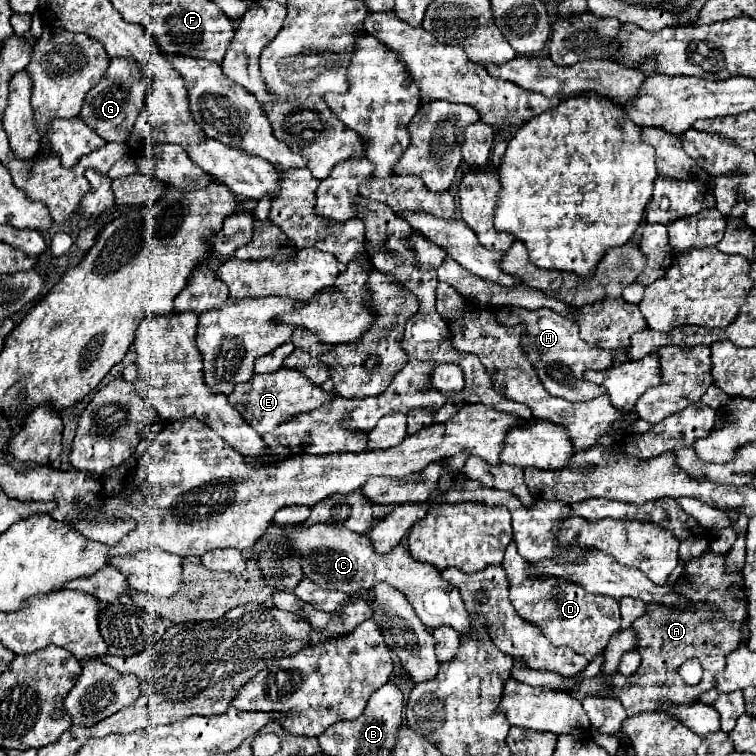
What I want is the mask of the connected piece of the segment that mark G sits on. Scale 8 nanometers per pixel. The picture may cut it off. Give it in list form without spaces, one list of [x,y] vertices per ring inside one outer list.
[[[114,57],[110,61],[110,67],[104,73],[102,81],[98,85],[94,85],[94,89],[90,89],[90,93],[86,95],[86,101],[84,101],[82,111],[80,111],[78,117],[88,127],[98,131],[98,135],[104,137],[106,141],[124,143],[130,135],[130,129],[132,129],[134,121],[138,119],[140,111],[146,105],[148,89],[150,89],[150,79],[146,79],[146,73],[142,73],[142,69],[136,61]]]

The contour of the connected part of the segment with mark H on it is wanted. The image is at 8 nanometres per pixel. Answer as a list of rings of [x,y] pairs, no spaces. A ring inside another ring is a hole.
[[[520,307],[498,309],[496,319],[508,327],[522,325],[522,335],[520,335],[522,353],[526,353],[526,359],[534,365],[538,379],[542,381],[542,385],[546,387],[546,391],[550,395],[564,397],[570,401],[590,401],[590,399],[606,393],[604,387],[586,383],[582,379],[582,375],[588,369],[608,369],[612,365],[612,353],[606,349],[590,347],[586,341],[582,341],[578,335],[576,321],[568,321],[552,309],[528,311],[528,309],[520,309]]]

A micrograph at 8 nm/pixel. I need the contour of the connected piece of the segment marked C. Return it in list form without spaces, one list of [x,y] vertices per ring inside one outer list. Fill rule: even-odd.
[[[296,525],[294,529],[286,529],[292,551],[302,559],[304,575],[318,583],[324,589],[336,589],[344,593],[356,593],[362,589],[370,589],[378,581],[386,581],[406,593],[410,605],[414,607],[418,619],[428,627],[436,629],[440,625],[448,625],[456,629],[460,635],[474,637],[476,629],[472,627],[470,615],[464,609],[464,601],[454,585],[440,577],[440,571],[428,563],[418,563],[410,557],[404,543],[396,545],[390,553],[378,553],[374,545],[370,545],[368,535],[358,535],[342,527],[334,525],[312,525],[308,529]]]

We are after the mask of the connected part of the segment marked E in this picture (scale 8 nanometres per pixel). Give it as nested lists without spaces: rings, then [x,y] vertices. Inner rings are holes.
[[[278,369],[274,373],[264,373],[264,375],[254,375],[250,381],[236,385],[234,393],[228,395],[230,405],[234,405],[242,417],[262,435],[270,433],[270,429],[276,429],[278,425],[290,421],[290,417],[298,417],[298,413],[318,409],[322,405],[328,405],[334,401],[336,393],[326,393],[320,385],[314,385],[308,377],[302,377],[298,369]]]

